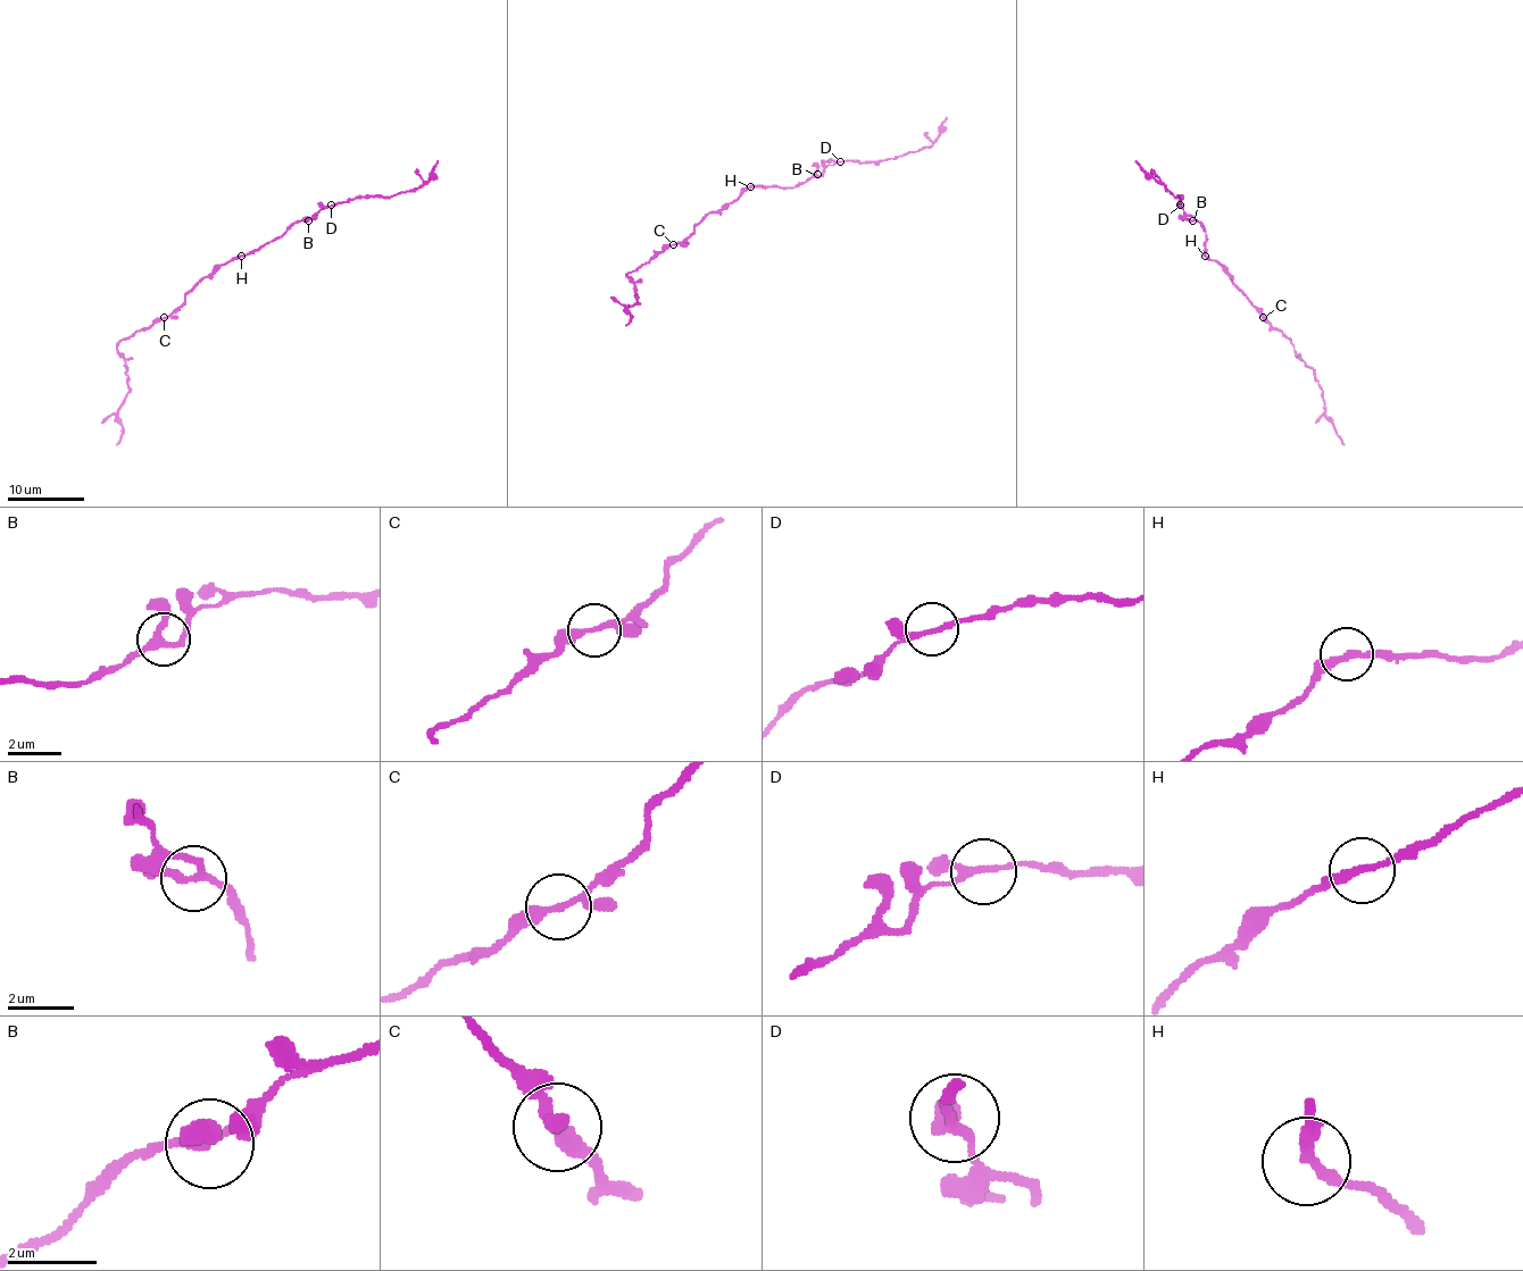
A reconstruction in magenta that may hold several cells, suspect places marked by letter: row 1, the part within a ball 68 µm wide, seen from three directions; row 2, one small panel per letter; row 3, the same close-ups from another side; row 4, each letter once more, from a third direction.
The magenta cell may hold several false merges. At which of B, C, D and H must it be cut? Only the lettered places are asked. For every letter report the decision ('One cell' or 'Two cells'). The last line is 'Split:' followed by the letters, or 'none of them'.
B: One cell
C: One cell
D: One cell
H: One cell
Split: none of them

